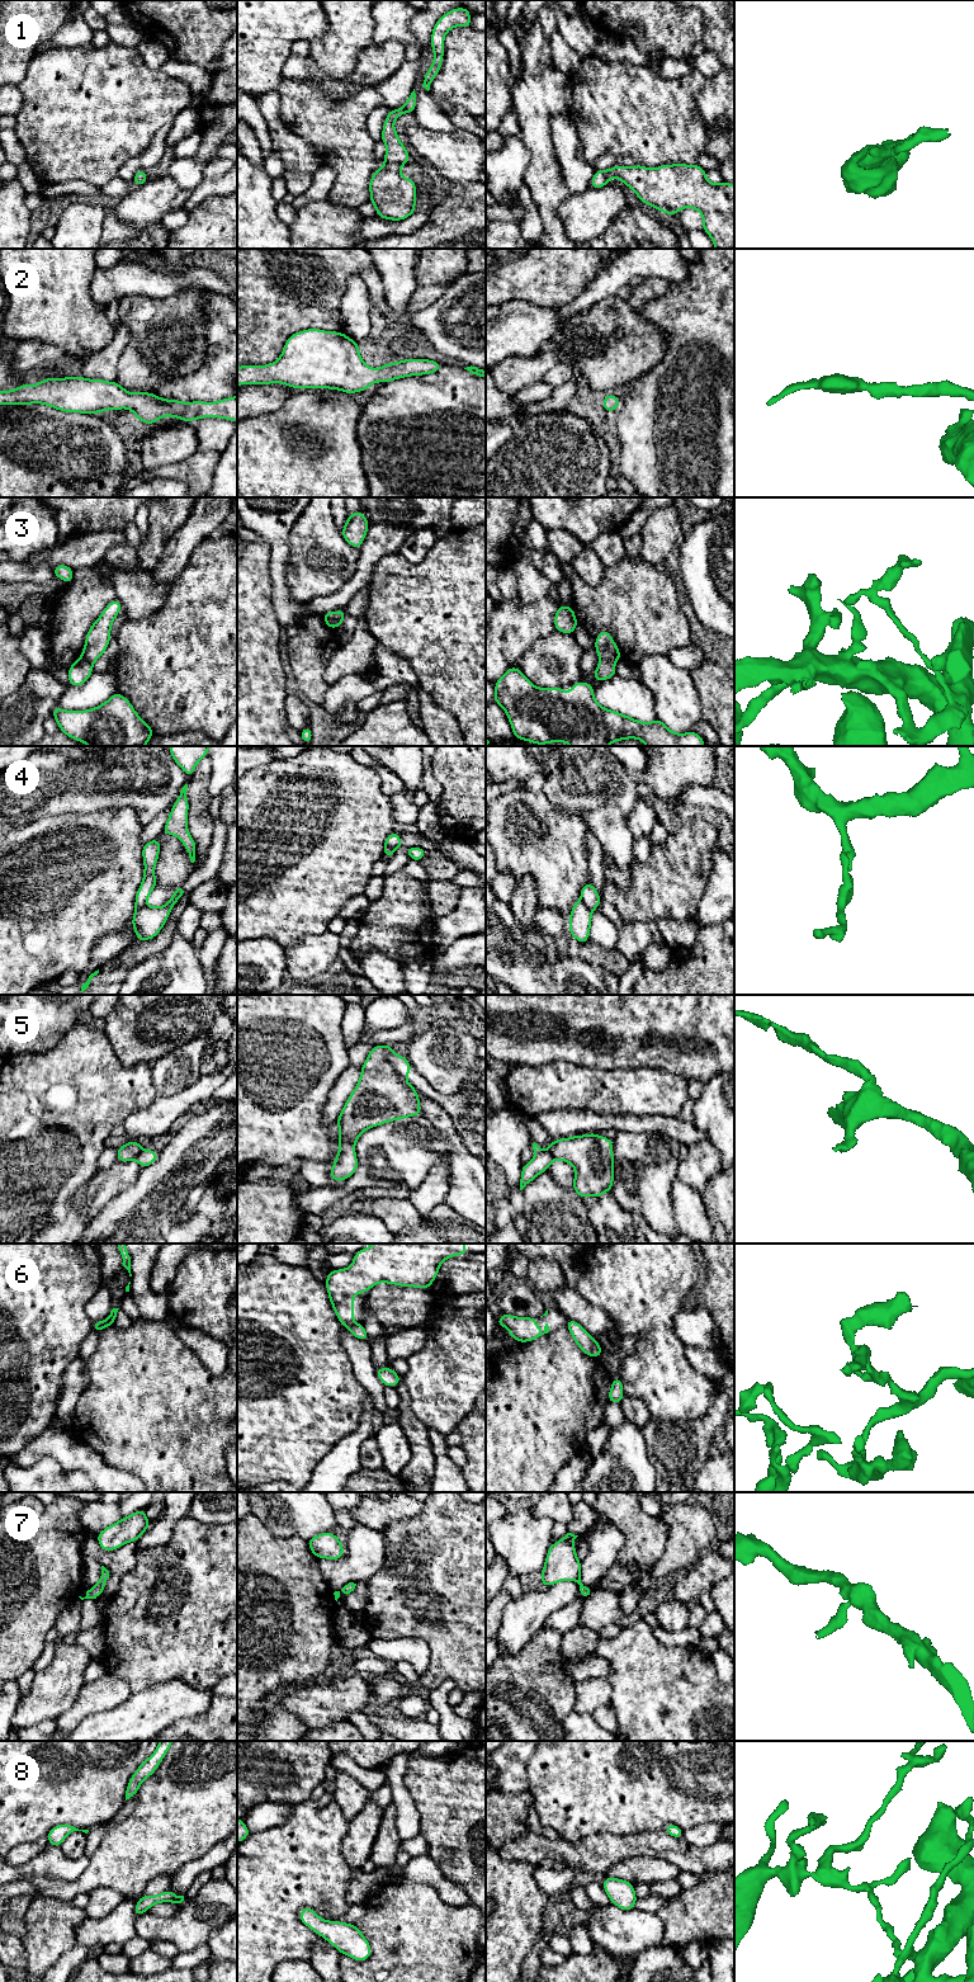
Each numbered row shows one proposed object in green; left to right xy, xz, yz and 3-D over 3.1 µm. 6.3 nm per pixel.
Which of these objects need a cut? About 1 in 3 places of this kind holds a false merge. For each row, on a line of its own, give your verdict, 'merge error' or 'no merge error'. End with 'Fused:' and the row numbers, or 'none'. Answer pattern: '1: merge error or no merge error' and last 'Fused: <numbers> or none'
1: no merge error
2: no merge error
3: merge error
4: no merge error
5: merge error
6: merge error
7: no merge error
8: no merge error
Fused: 3, 5, 6

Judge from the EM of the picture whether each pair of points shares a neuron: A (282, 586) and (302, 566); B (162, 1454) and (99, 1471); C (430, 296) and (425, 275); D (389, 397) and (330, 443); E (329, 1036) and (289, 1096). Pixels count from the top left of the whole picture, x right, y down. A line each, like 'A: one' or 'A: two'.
A: two
B: two
C: two
D: two
E: one

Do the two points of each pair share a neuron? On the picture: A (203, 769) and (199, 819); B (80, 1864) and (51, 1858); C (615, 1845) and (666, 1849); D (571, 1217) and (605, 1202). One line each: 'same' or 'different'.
A: same
B: same
C: same
D: same

